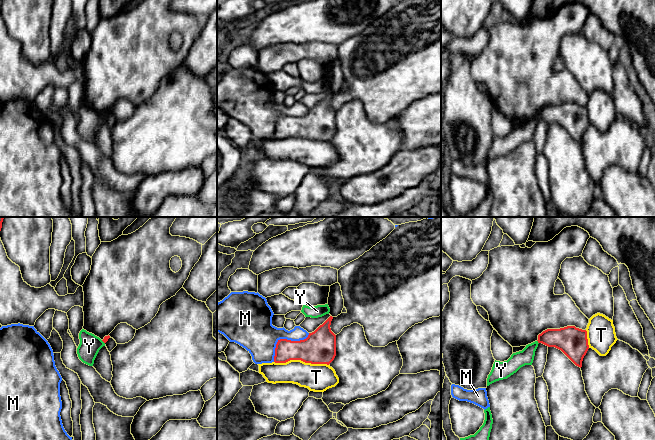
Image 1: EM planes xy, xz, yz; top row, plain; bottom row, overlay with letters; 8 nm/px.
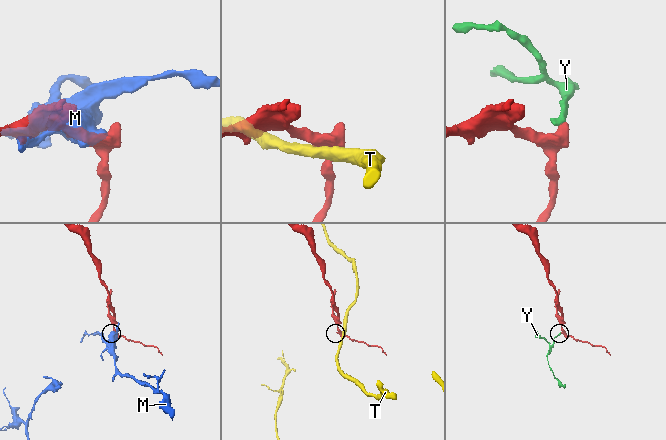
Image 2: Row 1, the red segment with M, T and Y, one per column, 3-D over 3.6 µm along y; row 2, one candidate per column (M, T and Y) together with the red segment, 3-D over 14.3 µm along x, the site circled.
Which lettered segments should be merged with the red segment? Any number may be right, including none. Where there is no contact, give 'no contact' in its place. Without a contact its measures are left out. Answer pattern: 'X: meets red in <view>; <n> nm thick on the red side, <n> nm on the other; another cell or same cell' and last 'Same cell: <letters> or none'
M: meets red in xz; 220 nm thick on the red side, 300 nm on the other; another cell
T: meets red in xz; 260 nm thick on the red side, 220 nm on the other; another cell
Y: meets red in yz; 220 nm thick on the red side, 130 nm on the other; another cell
Same cell: none

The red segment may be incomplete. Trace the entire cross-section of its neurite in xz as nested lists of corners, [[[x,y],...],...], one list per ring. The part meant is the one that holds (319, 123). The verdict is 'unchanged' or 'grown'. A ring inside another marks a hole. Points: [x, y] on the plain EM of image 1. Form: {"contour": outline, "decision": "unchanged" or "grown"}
{"contour": [[[330,92],[308,113],[300,117],[278,116],[275,124],[275,139],[286,139],[290,136],[301,136],[311,140],[329,141],[336,132],[336,111],[330,101]]], "decision": "unchanged"}

